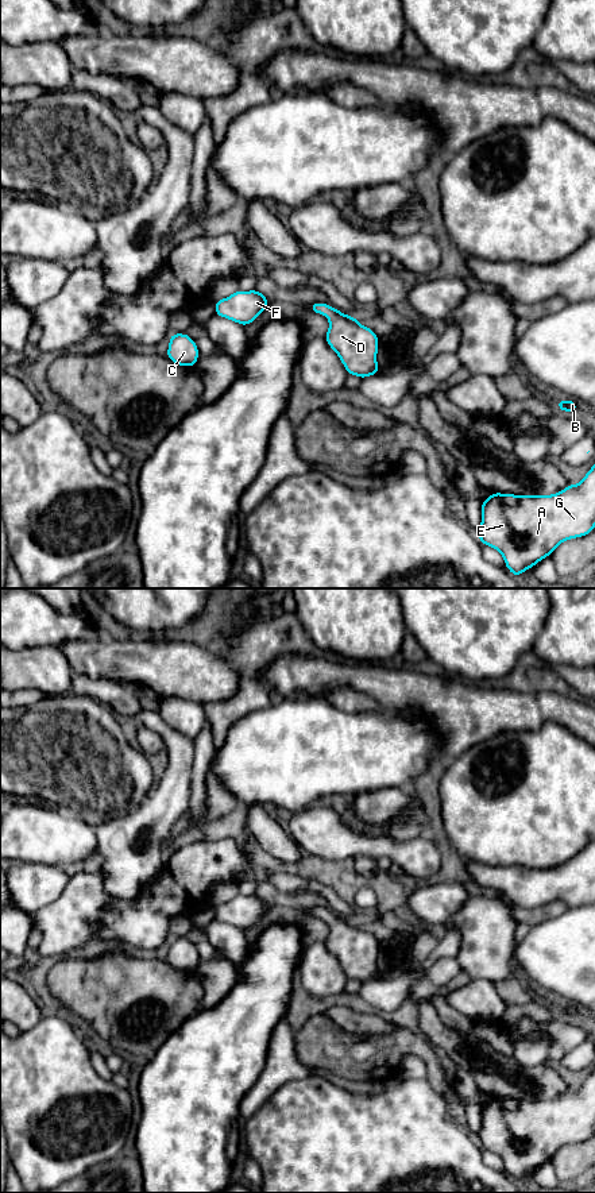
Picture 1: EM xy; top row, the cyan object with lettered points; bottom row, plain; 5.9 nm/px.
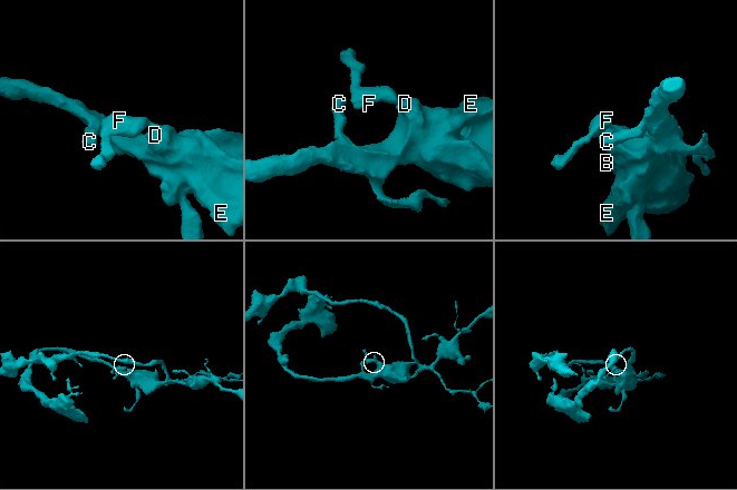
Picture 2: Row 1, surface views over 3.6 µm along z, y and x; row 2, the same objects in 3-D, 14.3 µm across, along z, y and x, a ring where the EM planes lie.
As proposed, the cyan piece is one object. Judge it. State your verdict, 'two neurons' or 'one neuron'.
one neuron

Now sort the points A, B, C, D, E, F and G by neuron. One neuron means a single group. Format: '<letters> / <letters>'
A B C D E F G

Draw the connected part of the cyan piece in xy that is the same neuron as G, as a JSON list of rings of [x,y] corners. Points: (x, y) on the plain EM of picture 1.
[[[595,1069],[579,1089],[569,1088],[564,1094],[549,1100],[515,1100],[491,1097],[482,1109],[482,1128],[476,1135],[483,1150],[497,1154],[506,1173],[515,1181],[552,1157],[565,1144],[584,1142],[595,1132]]]

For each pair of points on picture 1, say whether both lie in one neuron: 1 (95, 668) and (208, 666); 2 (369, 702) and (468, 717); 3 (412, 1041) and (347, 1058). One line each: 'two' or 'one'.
1: one
2: two
3: one

